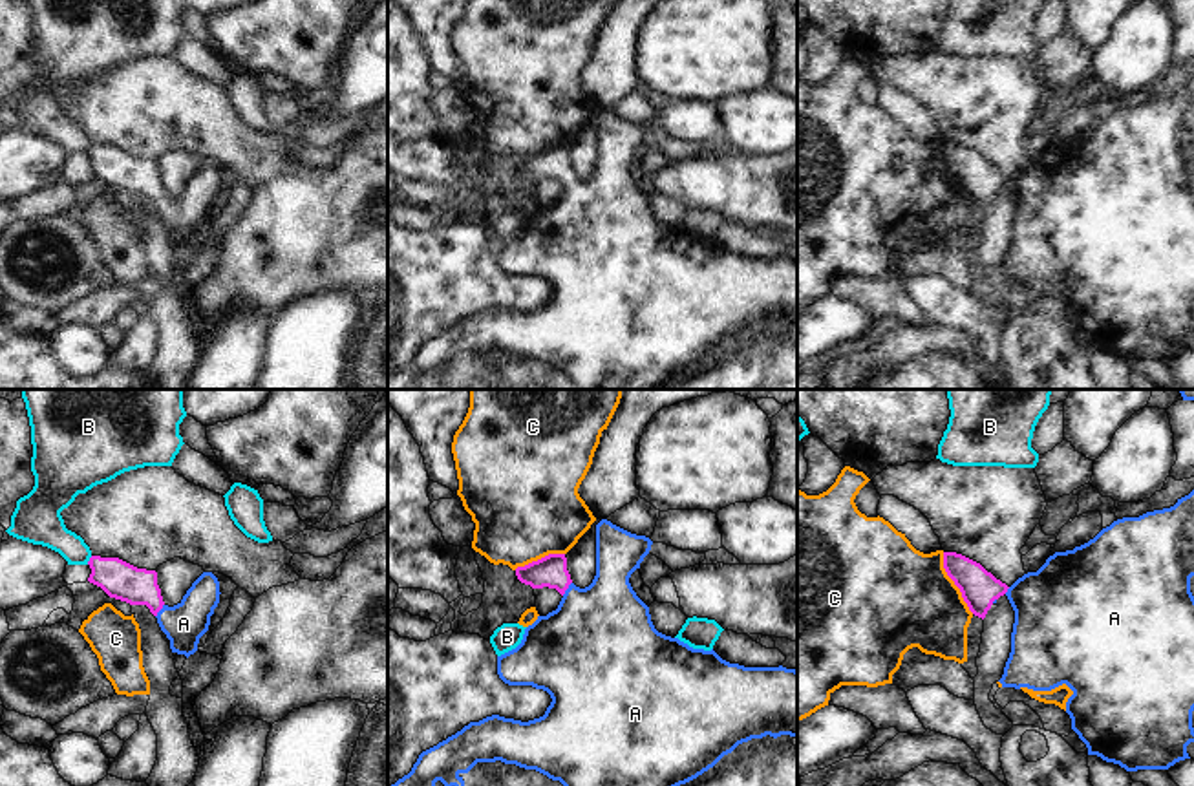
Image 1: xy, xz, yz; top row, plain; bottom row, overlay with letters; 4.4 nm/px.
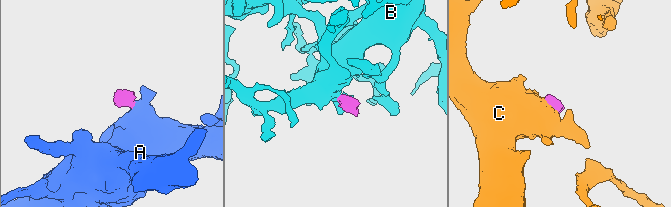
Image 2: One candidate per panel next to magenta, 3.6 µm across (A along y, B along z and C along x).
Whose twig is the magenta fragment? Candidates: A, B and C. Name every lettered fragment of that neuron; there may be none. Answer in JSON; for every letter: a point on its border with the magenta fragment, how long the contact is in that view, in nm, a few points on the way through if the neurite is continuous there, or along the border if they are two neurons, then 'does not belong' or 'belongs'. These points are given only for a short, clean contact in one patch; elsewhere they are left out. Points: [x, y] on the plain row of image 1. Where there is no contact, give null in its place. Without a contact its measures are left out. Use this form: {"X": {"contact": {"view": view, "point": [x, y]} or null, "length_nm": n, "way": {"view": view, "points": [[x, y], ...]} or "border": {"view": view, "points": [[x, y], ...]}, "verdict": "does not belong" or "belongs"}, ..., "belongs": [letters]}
{"A": {"contact": {"view": "xz", "point": [567, 178]}, "length_nm": 80, "way": {"view": "xz", "points": [[551, 161], [567, 178], [587, 214], [598, 225]]}, "verdict": "belongs"}, "B": {"contact": {"view": "xy", "point": [90, 150]}, "length_nm": 50, "border": {"view": "xy", "points": [[92, 147], [86, 154]]}, "verdict": "does not belong"}, "C": {"contact": {"view": "yz", "point": [955, 174]}, "length_nm": 300, "border": {"view": "yz", "points": [[942, 143], [946, 165], [973, 203]]}, "verdict": "does not belong"}, "belongs": ["A"]}

